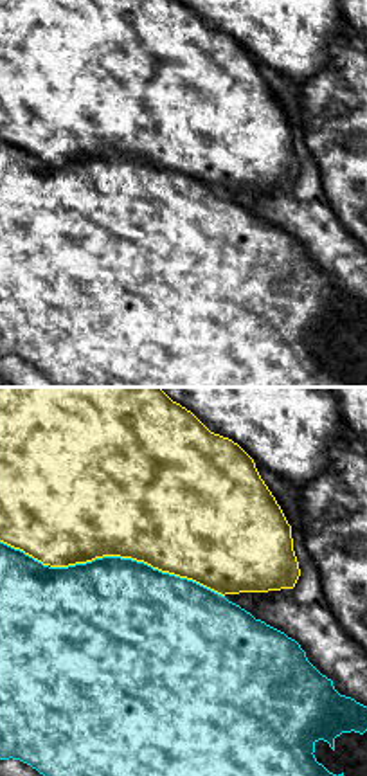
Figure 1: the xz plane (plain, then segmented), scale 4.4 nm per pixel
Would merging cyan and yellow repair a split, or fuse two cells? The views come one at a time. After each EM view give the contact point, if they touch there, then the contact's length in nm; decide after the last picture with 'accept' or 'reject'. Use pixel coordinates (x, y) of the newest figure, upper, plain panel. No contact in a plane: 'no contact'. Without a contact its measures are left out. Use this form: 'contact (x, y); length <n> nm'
contact (135, 157); length 800 nm

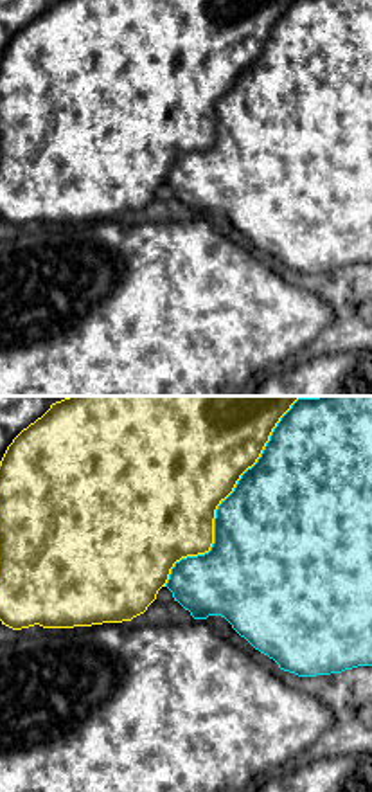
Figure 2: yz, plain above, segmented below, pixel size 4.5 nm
contact (220, 101); length 1000 nm

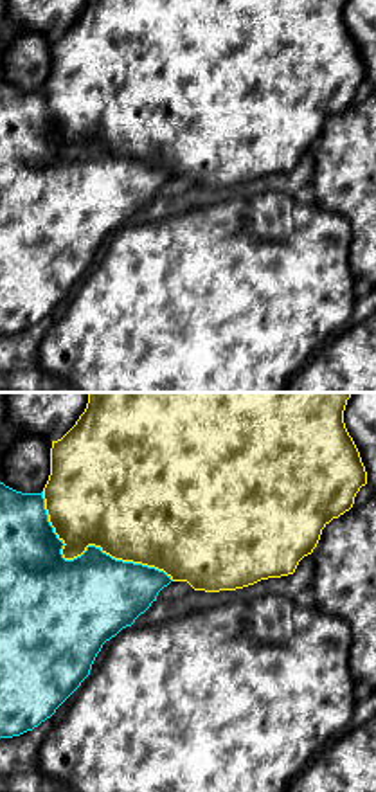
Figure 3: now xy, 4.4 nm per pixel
contact (87, 144); length 700 nm

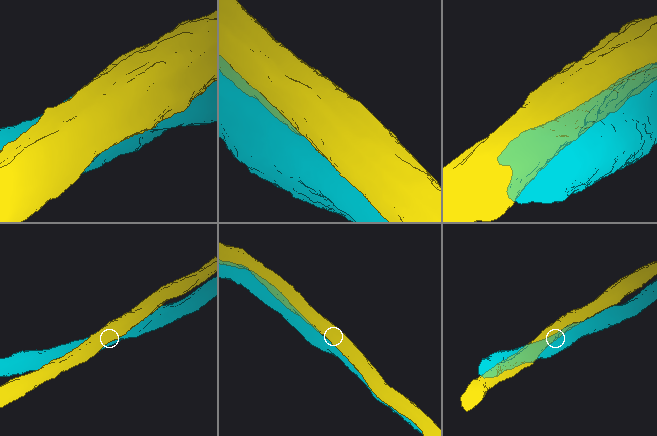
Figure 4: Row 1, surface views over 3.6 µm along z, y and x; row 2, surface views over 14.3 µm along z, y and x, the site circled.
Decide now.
reject

